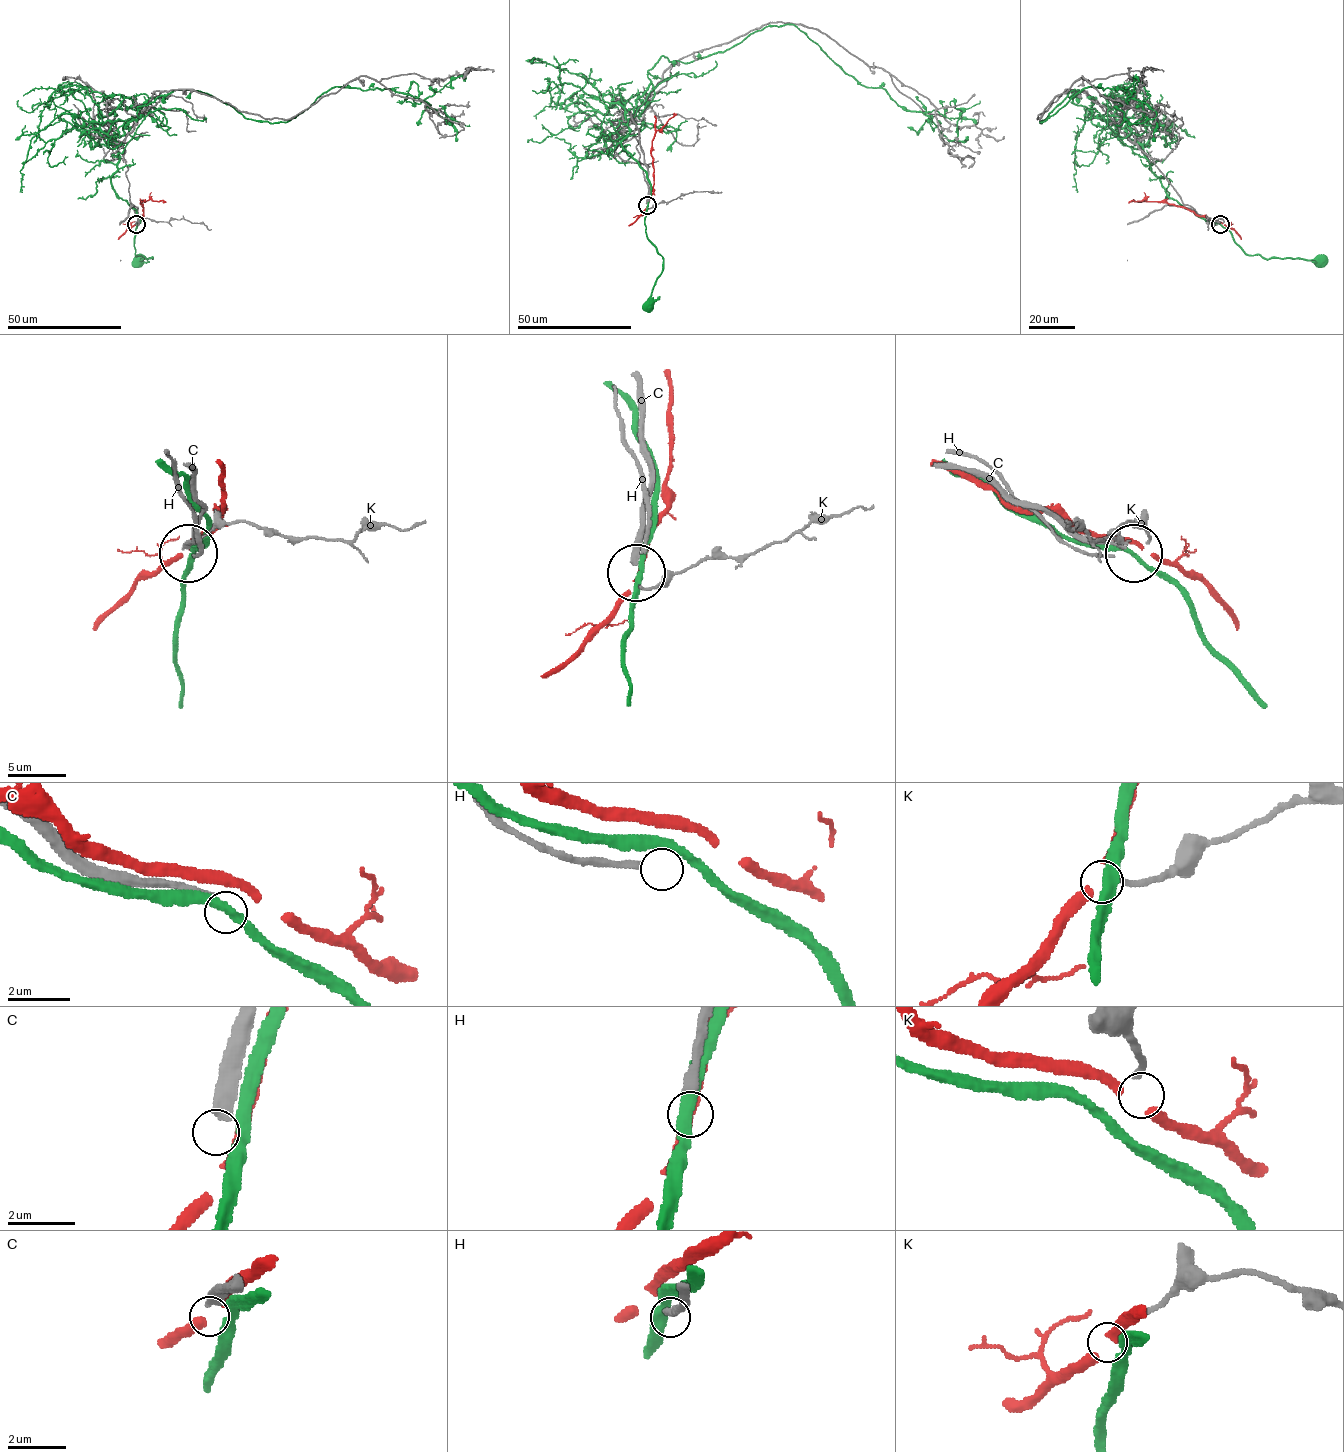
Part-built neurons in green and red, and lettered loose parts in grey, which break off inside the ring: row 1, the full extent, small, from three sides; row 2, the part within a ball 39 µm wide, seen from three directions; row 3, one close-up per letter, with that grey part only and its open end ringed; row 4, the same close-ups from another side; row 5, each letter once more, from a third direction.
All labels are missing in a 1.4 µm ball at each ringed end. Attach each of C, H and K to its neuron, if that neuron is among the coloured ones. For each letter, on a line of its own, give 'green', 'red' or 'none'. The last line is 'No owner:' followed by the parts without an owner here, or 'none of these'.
C: none
H: none
K: red
No owner: C, H

